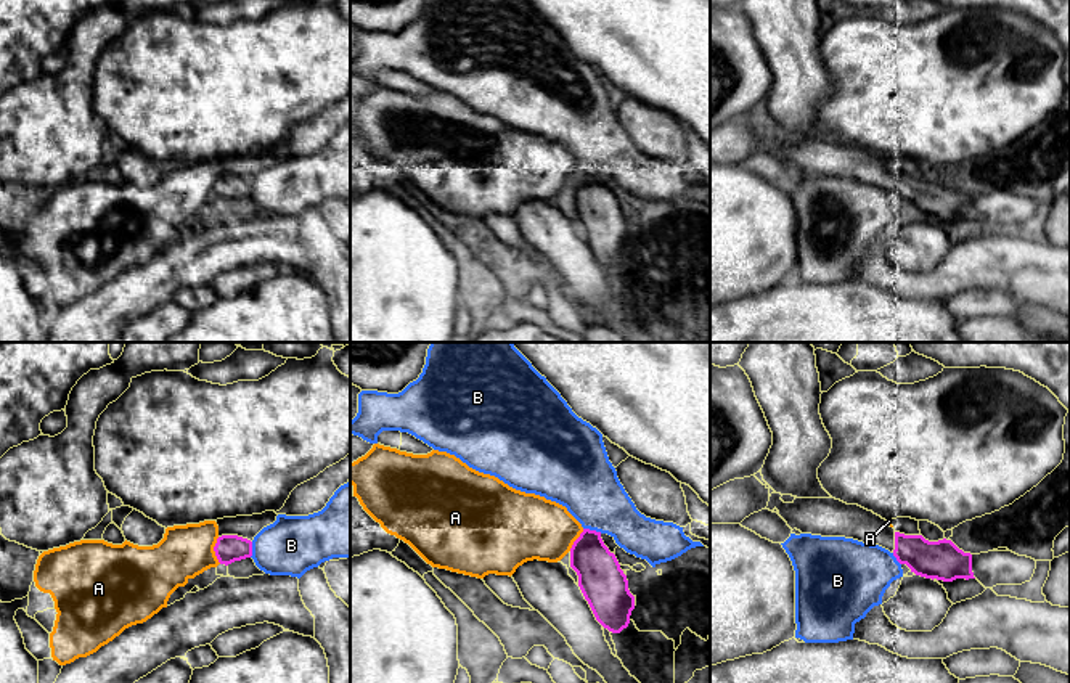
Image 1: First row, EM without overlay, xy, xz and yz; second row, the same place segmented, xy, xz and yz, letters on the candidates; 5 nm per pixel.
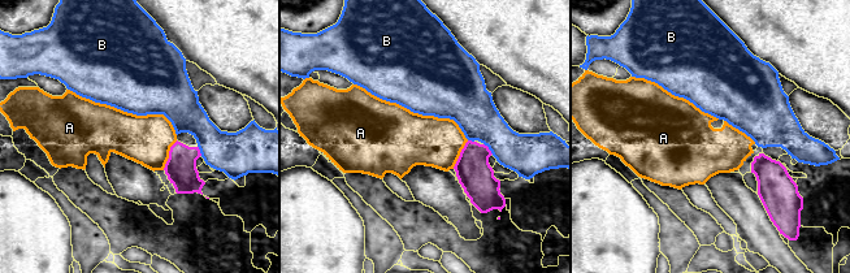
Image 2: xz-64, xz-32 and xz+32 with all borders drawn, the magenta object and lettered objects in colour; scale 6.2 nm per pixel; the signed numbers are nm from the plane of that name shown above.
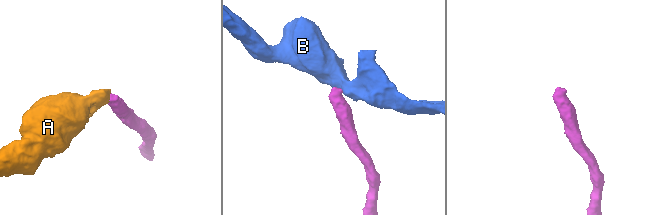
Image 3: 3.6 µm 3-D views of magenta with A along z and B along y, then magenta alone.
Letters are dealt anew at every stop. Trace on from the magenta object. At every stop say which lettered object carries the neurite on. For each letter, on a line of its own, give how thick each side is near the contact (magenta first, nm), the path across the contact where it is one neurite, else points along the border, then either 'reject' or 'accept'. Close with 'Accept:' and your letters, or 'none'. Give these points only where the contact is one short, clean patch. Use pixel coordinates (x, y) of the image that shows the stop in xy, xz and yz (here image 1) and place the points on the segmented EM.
A: 140/260 nm | reject
B: 220/320 nm | reject
Accept: none

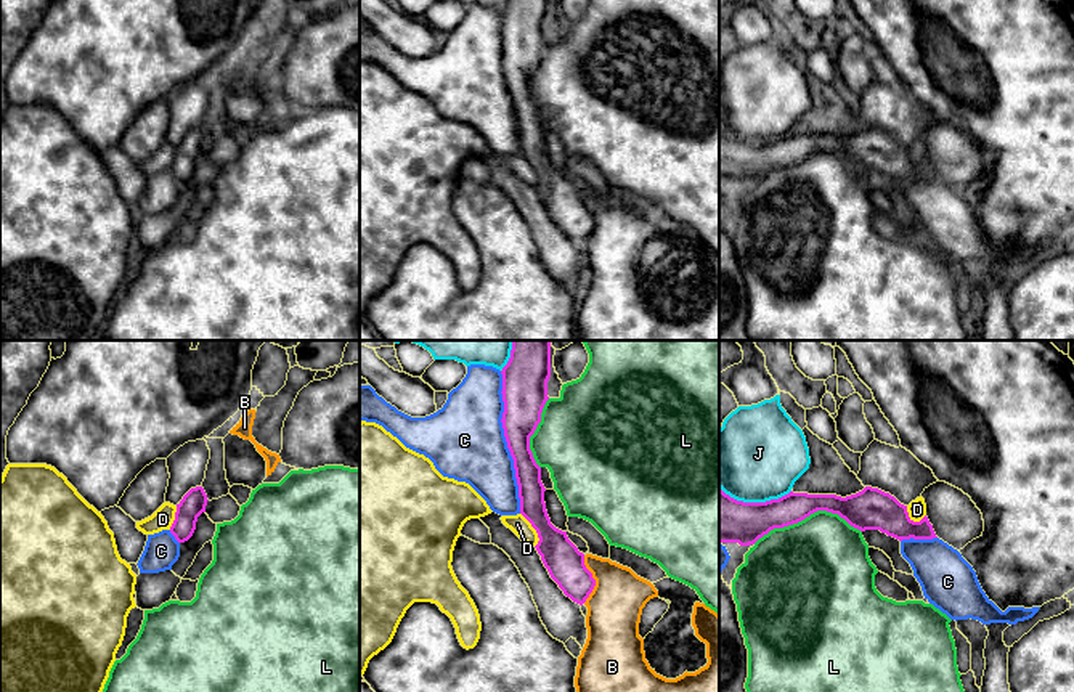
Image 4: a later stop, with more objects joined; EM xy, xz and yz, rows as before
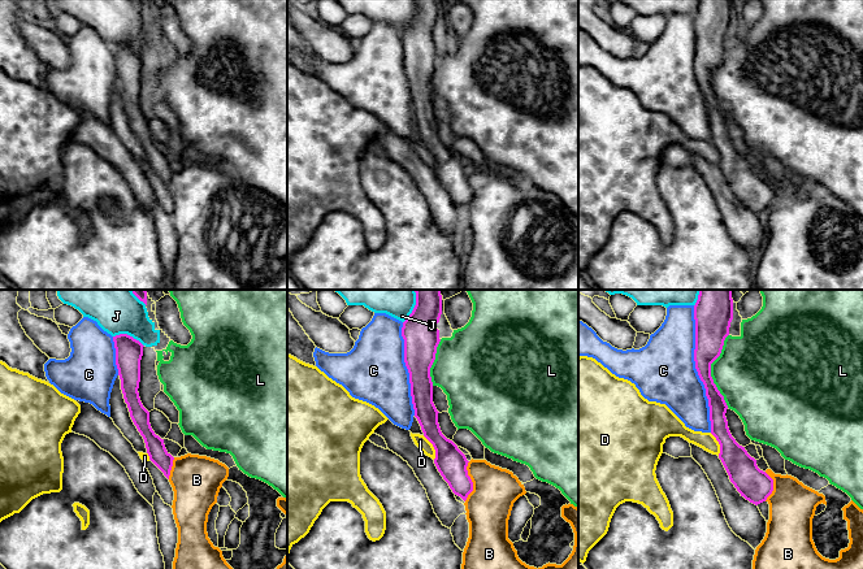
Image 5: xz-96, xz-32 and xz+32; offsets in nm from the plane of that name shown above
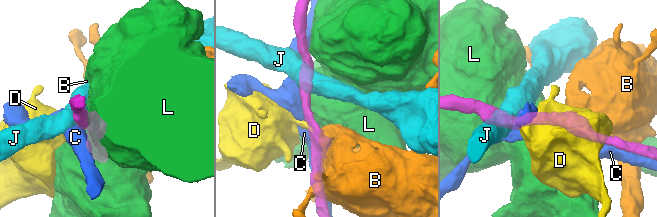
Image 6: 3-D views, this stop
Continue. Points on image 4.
B: 190/280 nm | along xz (583, 556), (583, 564), (594, 580), (594, 588), (585, 602) | reject
C: 220/400 nm | reject
D: 190/90 nm | along xz (520, 512), (536, 533), (538, 543), (535, 546) | reject
J: 240/460 nm | reject
L: 180/480 nm | reject
Accept: none

